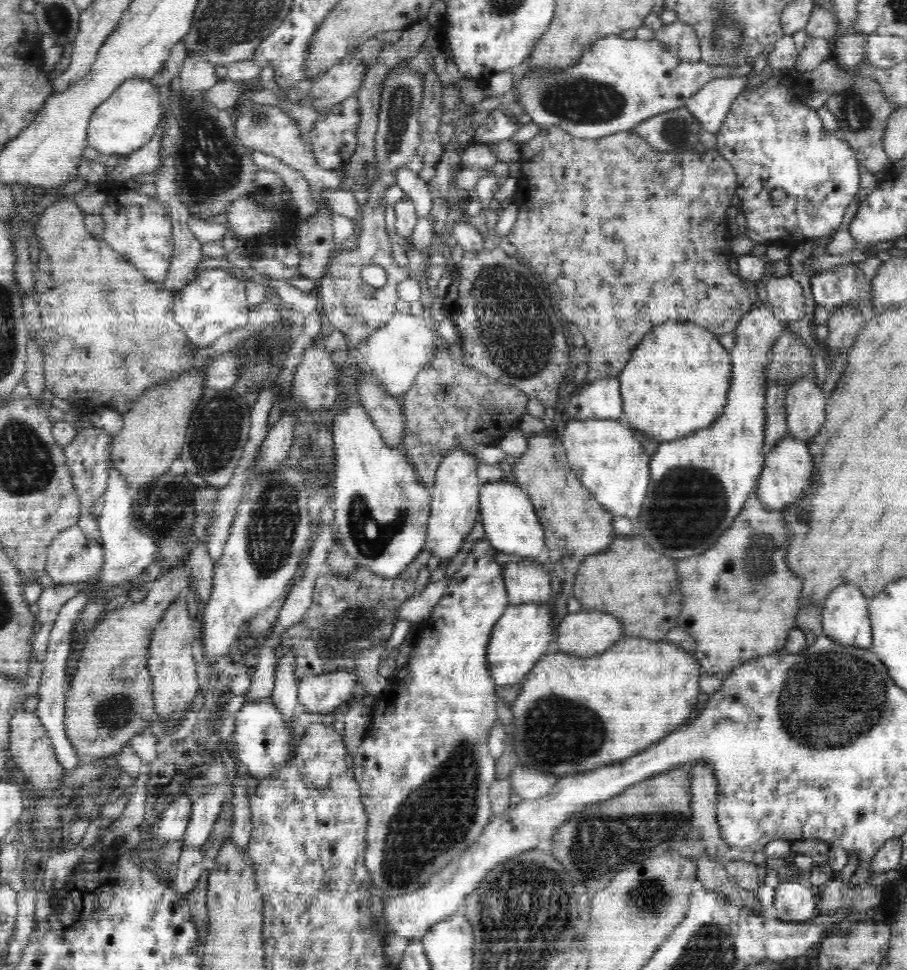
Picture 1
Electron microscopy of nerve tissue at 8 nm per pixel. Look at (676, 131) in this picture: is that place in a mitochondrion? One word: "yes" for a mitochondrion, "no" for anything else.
yes

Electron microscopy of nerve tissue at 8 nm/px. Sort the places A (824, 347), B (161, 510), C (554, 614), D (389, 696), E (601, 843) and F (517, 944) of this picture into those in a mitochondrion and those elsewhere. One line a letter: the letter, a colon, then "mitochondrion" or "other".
A: other
B: mitochondrion
C: other
D: other
E: mitochondrion
F: mitochondrion

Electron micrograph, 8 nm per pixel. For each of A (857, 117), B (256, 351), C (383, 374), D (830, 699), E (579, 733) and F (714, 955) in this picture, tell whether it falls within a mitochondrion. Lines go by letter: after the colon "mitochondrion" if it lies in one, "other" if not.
A: mitochondrion
B: mitochondrion
C: other
D: mitochondrion
E: mitochondrion
F: mitochondrion

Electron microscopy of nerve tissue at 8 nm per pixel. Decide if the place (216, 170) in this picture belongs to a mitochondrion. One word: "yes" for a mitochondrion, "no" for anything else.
yes

